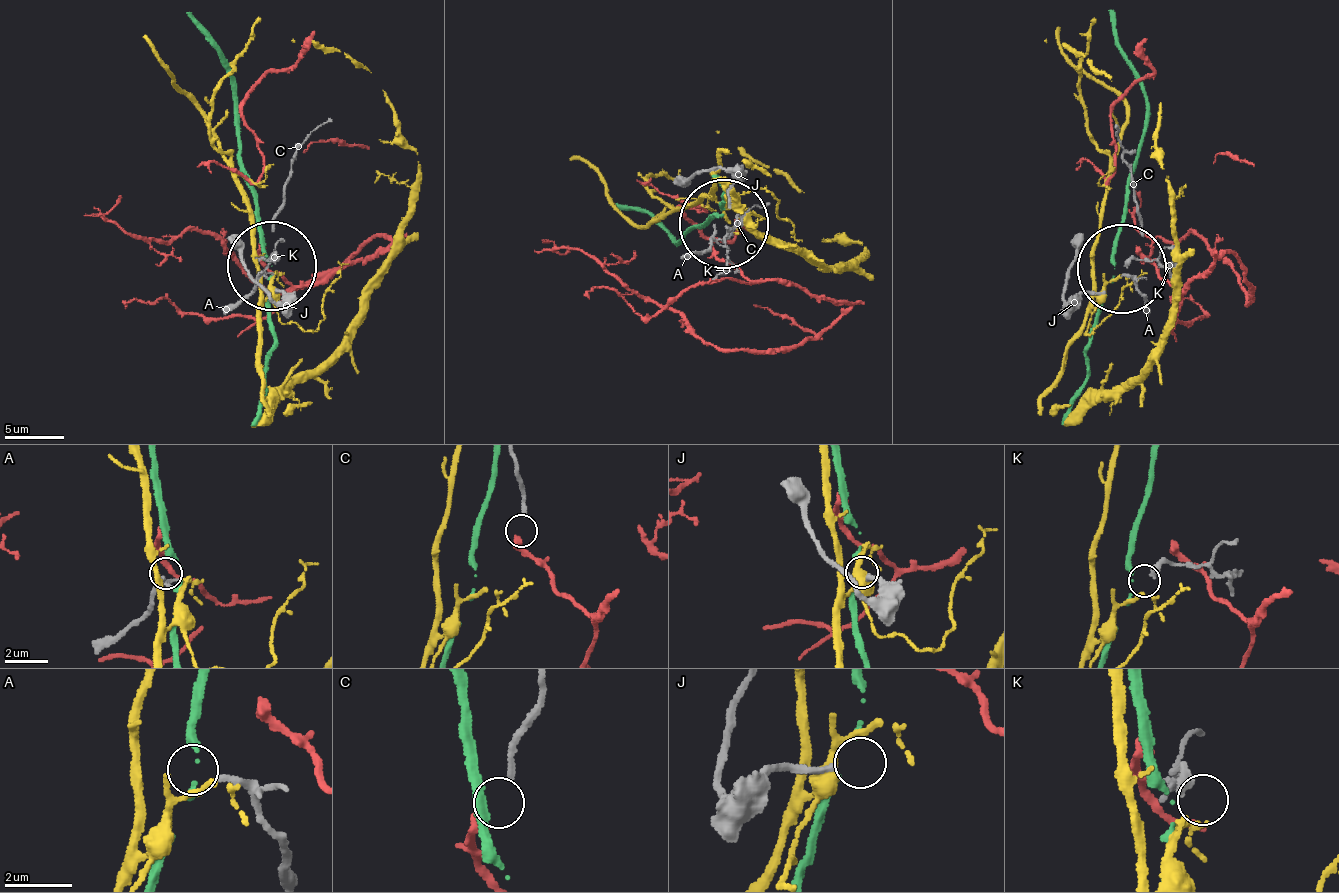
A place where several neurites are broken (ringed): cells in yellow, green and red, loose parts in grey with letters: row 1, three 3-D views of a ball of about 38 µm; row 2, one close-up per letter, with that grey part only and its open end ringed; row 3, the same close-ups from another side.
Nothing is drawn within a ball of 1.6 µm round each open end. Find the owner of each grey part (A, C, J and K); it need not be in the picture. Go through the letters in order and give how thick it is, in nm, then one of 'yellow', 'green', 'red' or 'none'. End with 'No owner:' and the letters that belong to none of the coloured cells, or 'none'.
A: 190 nm thick; none
C: 190 nm thick; red
J: 200 nm thick; none
K: 320 nm thick; yellow
No owner: A, J

